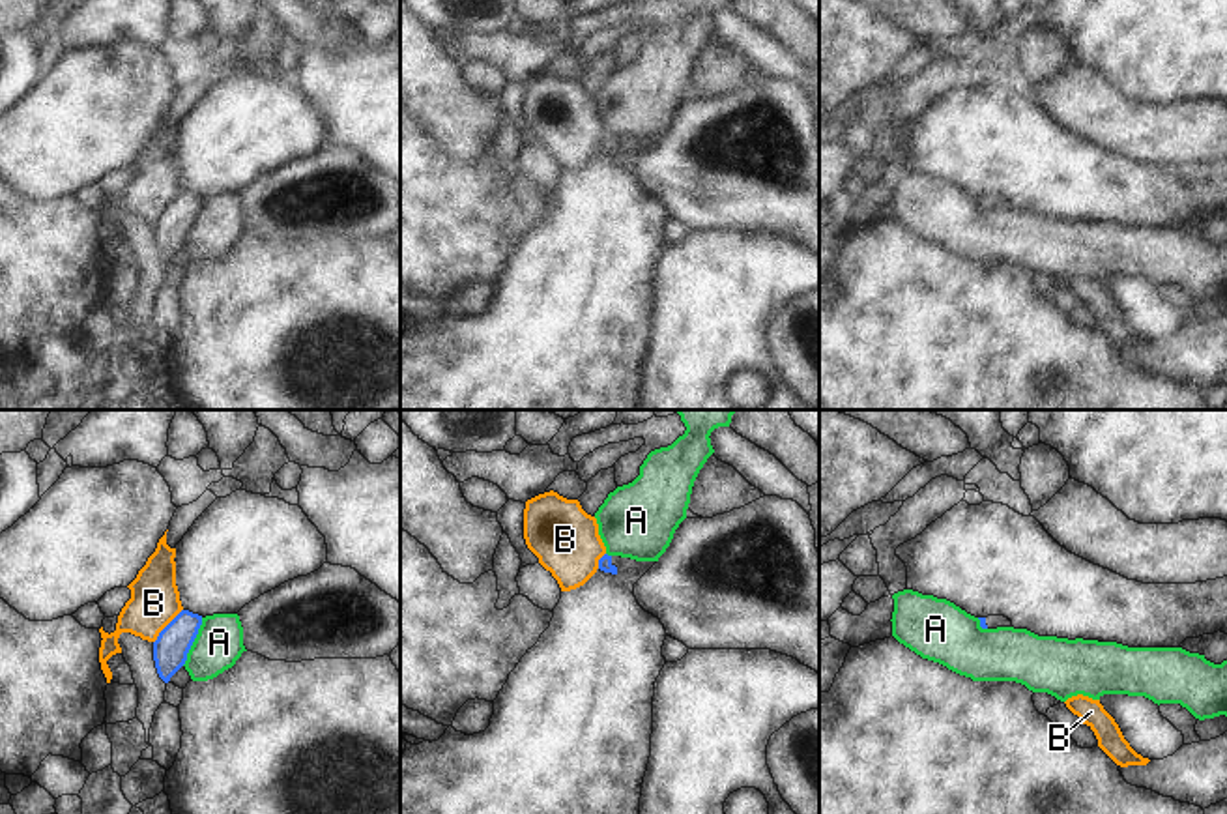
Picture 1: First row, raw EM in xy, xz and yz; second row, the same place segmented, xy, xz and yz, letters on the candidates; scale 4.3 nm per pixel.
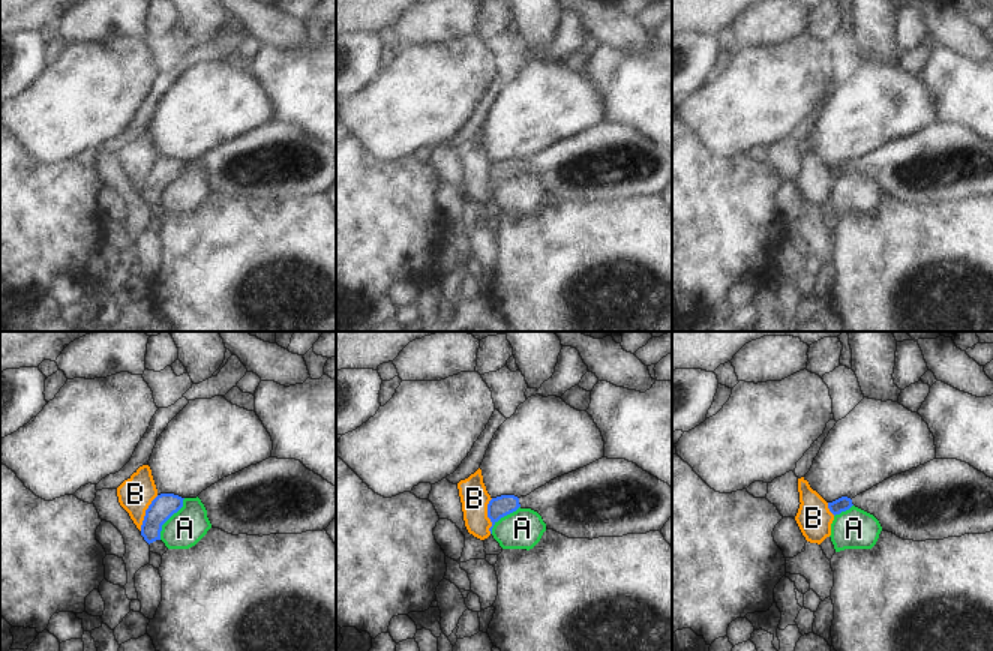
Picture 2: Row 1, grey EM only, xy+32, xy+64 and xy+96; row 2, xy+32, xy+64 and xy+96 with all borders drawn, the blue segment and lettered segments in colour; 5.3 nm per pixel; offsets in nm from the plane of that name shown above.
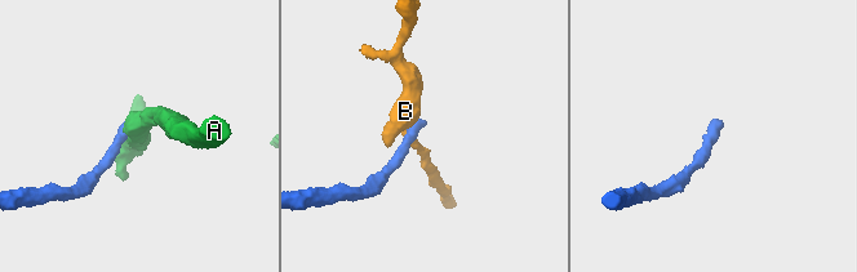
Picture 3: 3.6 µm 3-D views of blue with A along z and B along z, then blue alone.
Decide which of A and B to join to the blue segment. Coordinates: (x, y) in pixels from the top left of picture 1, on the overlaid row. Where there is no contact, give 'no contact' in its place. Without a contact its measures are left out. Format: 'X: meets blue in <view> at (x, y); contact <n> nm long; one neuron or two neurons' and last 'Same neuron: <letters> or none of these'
A: meets blue in xy at (193, 640); contact 220 nm long; two neurons
B: meets blue in xy at (167, 625); contact 200 nm long; two neurons
Same neuron: none of these

